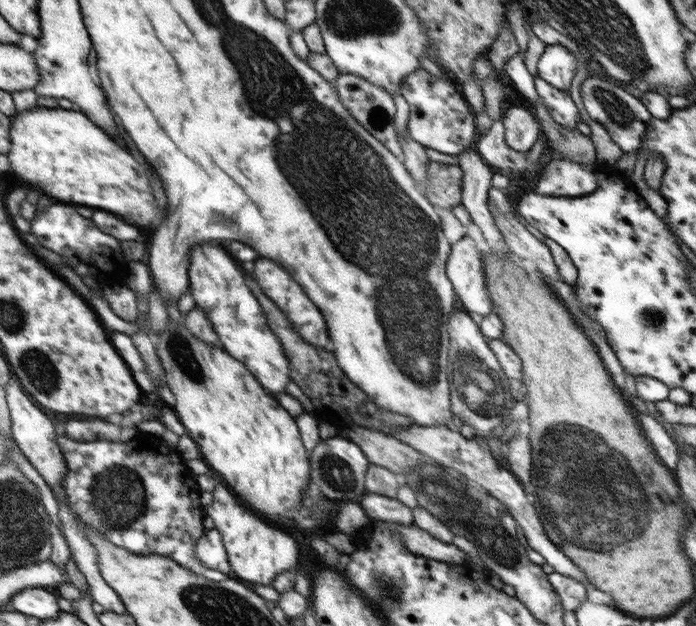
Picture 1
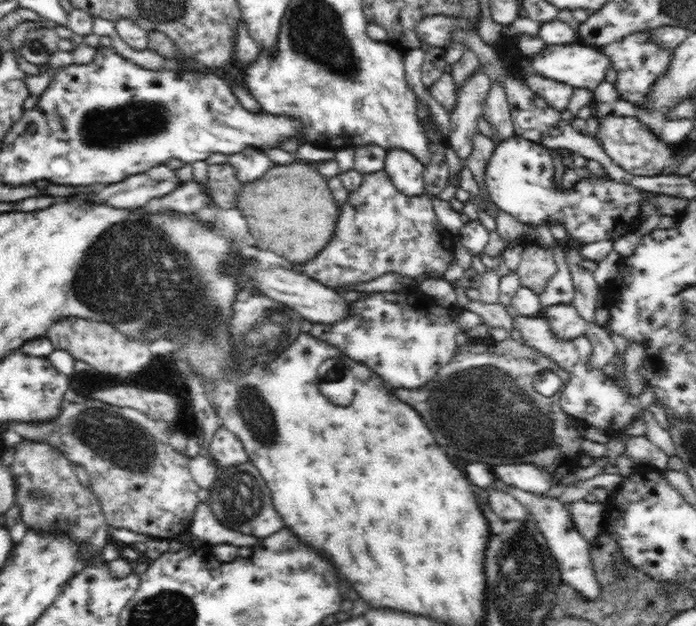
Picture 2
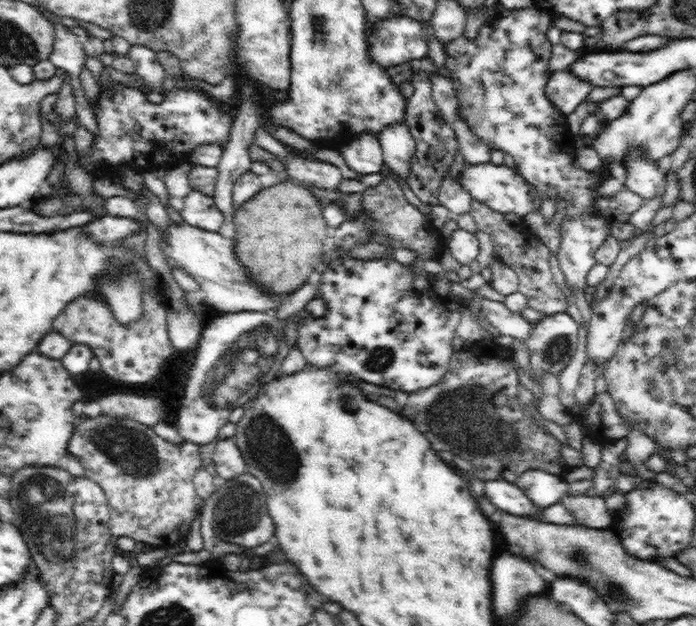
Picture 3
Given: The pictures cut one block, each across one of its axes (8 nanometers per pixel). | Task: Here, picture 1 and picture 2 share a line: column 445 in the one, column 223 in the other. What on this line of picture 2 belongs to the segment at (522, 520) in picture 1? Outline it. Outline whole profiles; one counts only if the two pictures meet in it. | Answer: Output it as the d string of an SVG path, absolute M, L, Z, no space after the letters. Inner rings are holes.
M224 426L216 430L209 447L219 468L239 465L249 460L242 441Z

